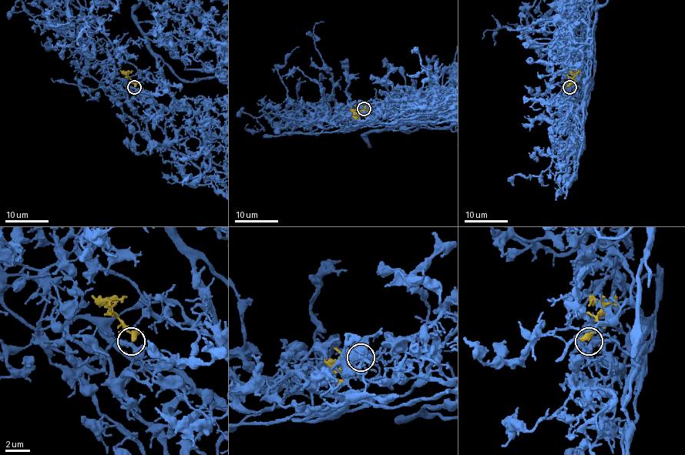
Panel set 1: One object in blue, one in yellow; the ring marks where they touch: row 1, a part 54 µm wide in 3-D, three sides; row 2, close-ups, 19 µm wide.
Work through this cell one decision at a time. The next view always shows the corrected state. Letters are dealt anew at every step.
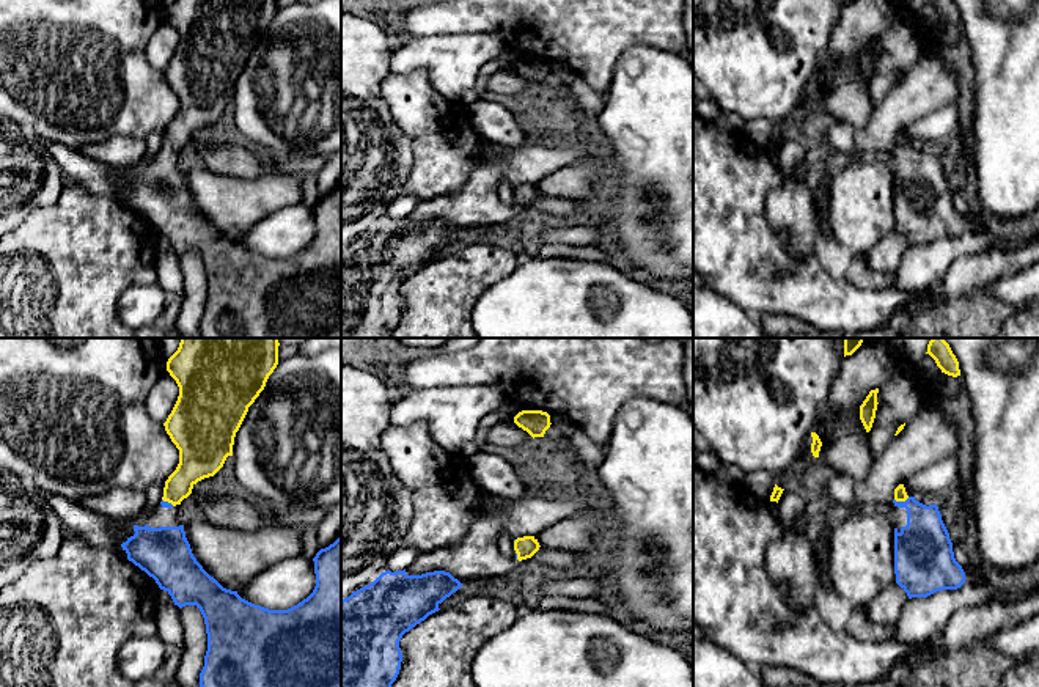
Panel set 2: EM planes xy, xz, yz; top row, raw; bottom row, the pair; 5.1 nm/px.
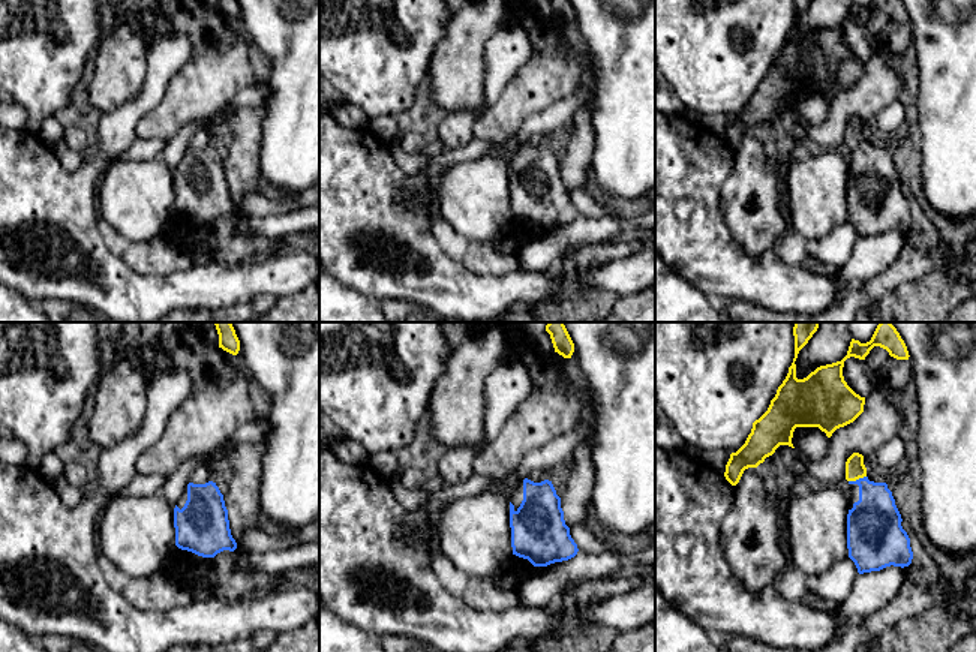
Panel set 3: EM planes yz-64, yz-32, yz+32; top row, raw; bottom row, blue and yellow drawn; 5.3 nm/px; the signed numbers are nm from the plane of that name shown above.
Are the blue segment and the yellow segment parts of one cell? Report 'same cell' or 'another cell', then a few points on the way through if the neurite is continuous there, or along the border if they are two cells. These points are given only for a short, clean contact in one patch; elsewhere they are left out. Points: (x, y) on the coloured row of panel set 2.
same cell; runs through yz (923, 544), (921, 519), (901, 502), (899, 492)

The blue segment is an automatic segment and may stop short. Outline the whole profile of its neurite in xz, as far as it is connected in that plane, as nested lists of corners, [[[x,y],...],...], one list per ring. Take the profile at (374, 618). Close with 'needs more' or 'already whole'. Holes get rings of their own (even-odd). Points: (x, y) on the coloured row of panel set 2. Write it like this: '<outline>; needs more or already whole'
[[[385,571],[373,583],[341,601],[341,687],[391,687],[402,654],[399,641],[406,632],[439,612],[439,605],[462,583],[450,572],[434,571],[407,575]]]; already whole

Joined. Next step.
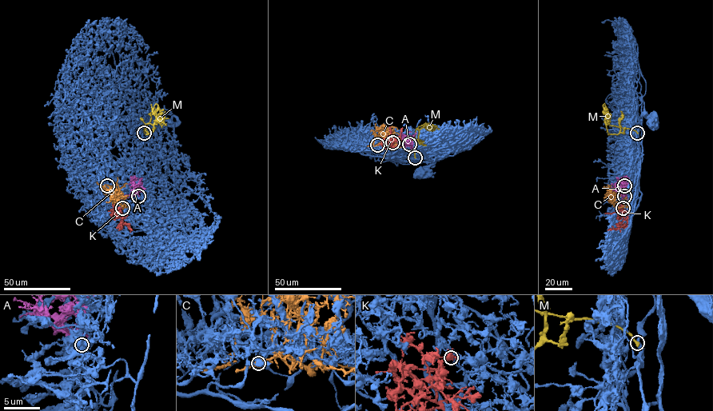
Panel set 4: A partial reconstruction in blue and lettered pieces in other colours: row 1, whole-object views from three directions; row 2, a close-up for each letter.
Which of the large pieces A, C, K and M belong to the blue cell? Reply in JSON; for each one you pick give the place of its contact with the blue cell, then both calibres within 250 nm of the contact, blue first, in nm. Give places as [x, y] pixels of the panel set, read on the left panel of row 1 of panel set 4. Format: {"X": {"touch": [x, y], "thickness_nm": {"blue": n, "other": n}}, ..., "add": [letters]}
{"K": {"touch": [122, 208], "thickness_nm": {"blue": 110, "other": 140}}, "add": ["K"]}

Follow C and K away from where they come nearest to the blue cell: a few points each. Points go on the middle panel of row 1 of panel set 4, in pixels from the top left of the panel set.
C: (377, 145), (381, 142), (384, 145), (388, 131), (396, 146), (400, 147)
K: (392, 142), (390, 142), (390, 146), (395, 147), (398, 144), (403, 127)

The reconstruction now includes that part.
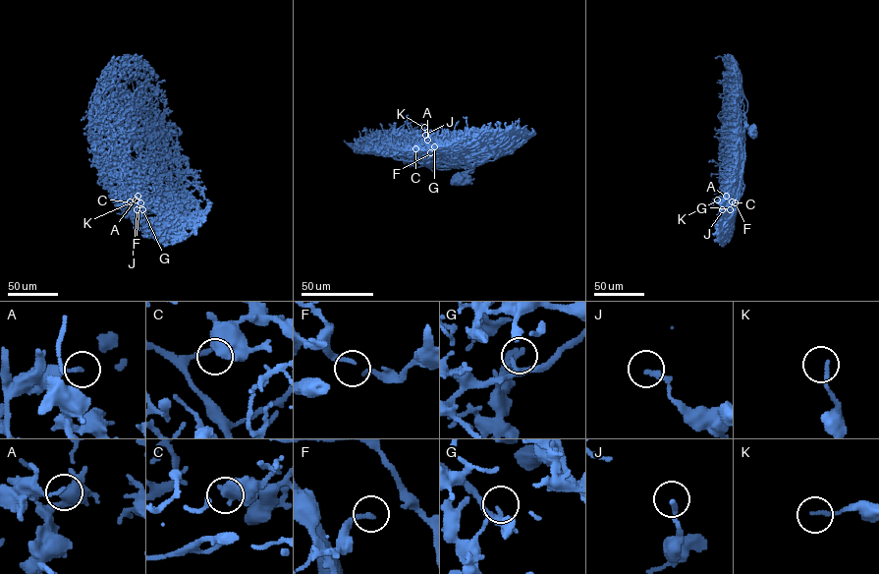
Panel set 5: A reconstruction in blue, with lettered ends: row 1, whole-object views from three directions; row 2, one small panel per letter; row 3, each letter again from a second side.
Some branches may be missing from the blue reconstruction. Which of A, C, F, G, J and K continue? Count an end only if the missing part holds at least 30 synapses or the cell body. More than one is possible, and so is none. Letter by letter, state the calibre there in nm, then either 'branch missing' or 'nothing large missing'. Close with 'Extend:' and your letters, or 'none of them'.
A: 140 nm thick; nothing large missing
C: 700 nm thick; branch missing
F: 130 nm thick; nothing large missing
G: 240 nm thick; nothing large missing
J: 190 nm thick; nothing large missing
K: 140 nm thick; nothing large missing
Extend: C

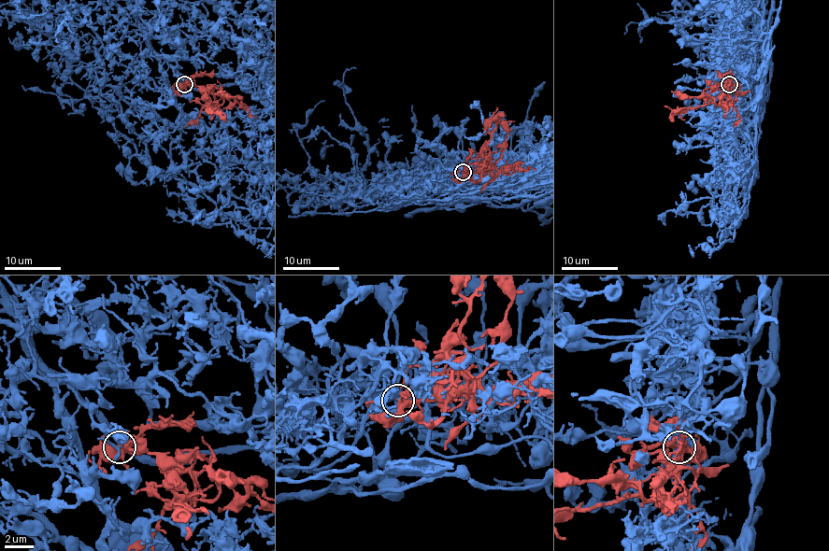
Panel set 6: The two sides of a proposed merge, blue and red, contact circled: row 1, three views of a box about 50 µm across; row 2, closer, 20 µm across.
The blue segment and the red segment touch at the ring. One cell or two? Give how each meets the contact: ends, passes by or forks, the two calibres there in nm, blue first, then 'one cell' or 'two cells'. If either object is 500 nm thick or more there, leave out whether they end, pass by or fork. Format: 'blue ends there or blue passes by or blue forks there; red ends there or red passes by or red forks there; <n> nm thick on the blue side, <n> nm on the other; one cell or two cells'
blue passes by; red forks there; 190 nm thick on the blue side, 360 nm on the other; one cell

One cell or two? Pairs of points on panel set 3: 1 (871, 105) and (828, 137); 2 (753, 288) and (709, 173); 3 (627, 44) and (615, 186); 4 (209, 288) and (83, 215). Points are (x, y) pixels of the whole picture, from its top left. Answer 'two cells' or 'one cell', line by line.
1: one cell
2: one cell
3: one cell
4: one cell

